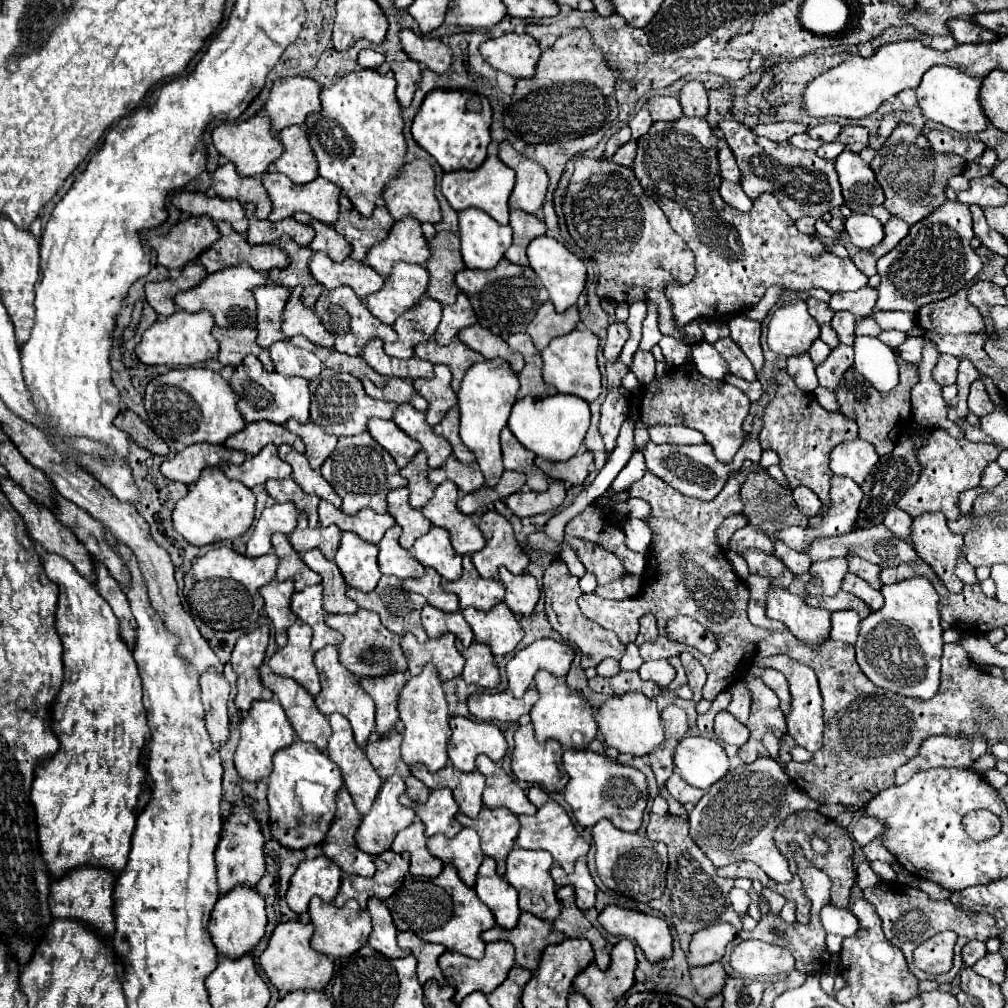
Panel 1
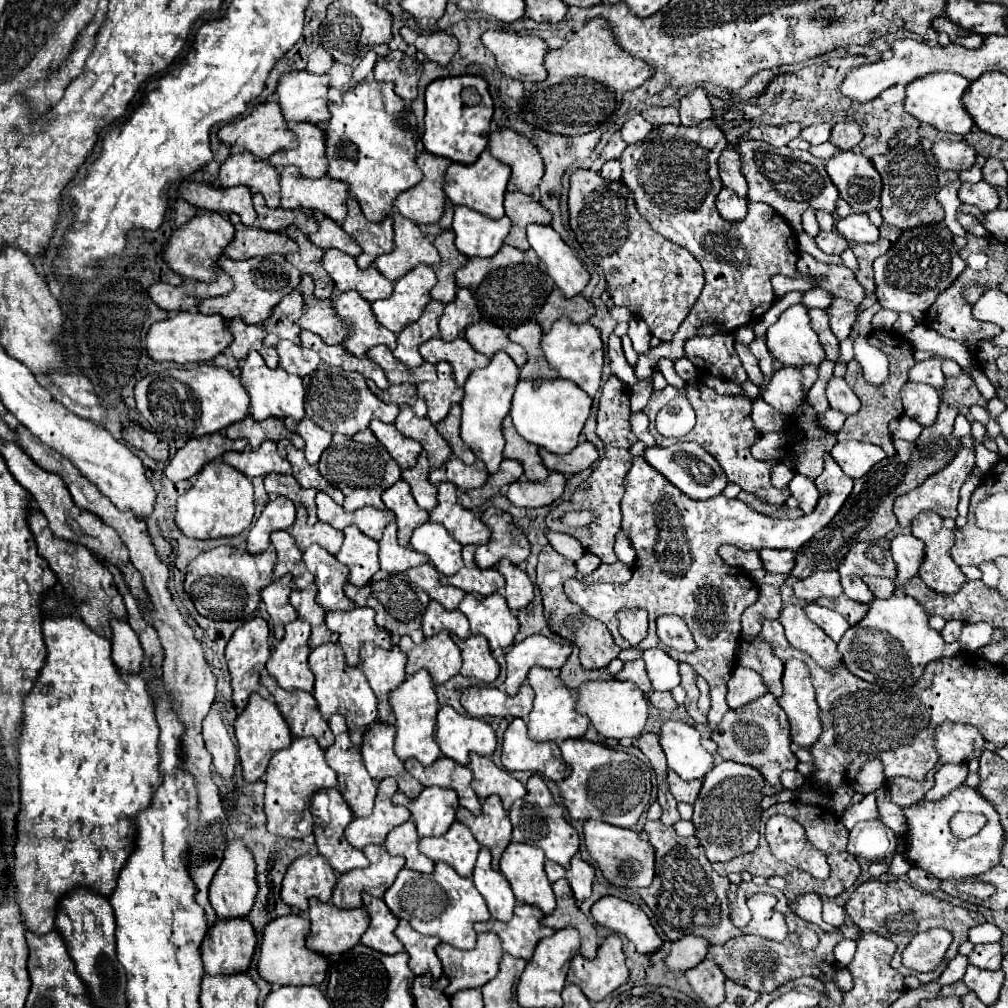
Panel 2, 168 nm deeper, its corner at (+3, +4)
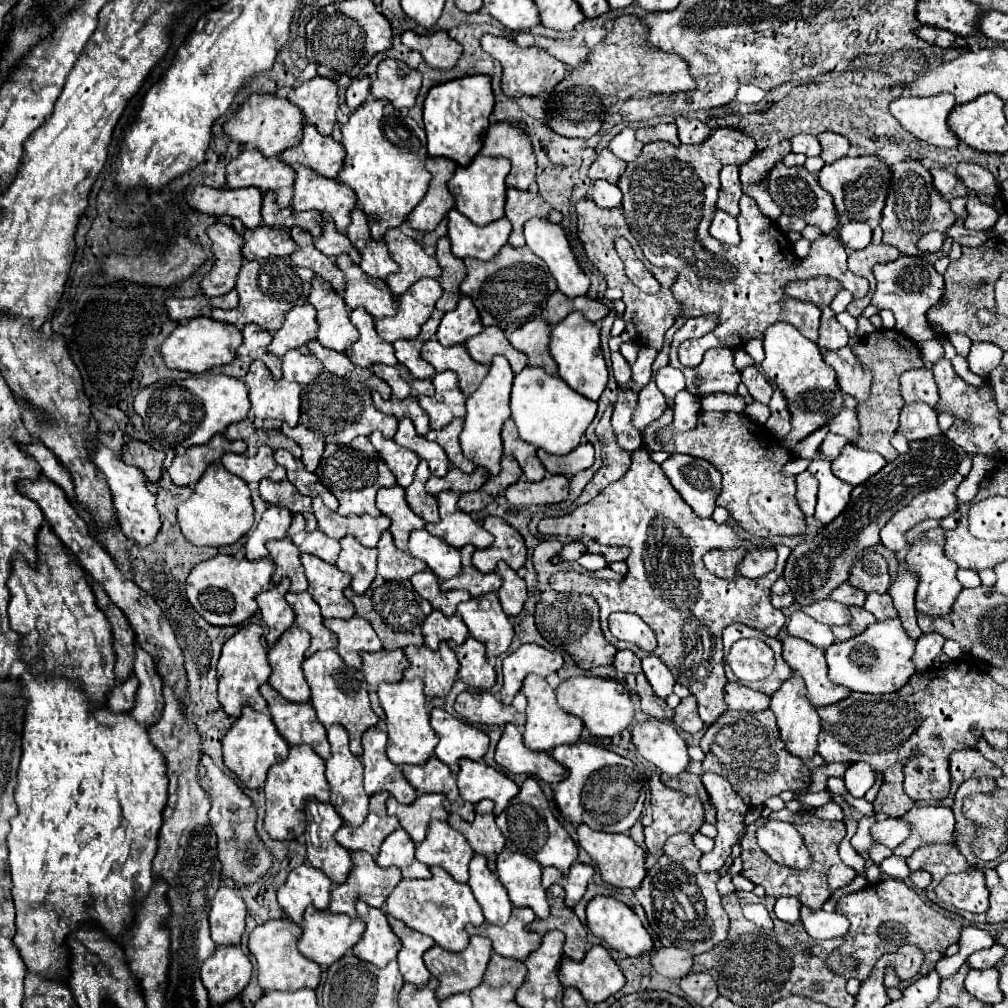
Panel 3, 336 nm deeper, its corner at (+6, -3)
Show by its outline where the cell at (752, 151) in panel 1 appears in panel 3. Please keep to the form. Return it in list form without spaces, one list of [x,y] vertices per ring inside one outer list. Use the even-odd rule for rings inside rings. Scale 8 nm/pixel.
[[[782,161],[776,163],[770,171],[768,177],[764,181],[770,197],[774,199],[774,203],[782,209],[784,215],[794,215],[804,219],[808,225],[816,225],[822,229],[822,233],[830,233],[832,229],[838,227],[836,221],[836,209],[832,203],[832,195],[826,193],[820,183],[818,177],[812,175],[810,171],[806,171],[806,167],[786,167]]]

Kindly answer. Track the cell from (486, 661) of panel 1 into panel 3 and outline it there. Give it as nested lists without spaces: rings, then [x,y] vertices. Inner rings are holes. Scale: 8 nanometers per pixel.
[[[468,637],[462,645],[452,645],[460,661],[458,677],[476,689],[490,689],[496,683],[496,671],[486,659],[486,649],[474,637]]]

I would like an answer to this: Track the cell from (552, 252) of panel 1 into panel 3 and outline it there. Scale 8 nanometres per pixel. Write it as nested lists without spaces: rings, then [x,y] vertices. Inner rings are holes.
[[[530,219],[526,225],[524,225],[524,239],[526,239],[526,245],[530,247],[530,251],[534,255],[538,255],[550,269],[552,277],[556,279],[558,283],[558,289],[568,297],[568,299],[576,299],[580,295],[586,295],[588,293],[588,287],[590,287],[590,279],[580,271],[572,251],[570,251],[570,245],[568,245],[568,239],[562,231],[560,225],[554,225],[546,219]]]

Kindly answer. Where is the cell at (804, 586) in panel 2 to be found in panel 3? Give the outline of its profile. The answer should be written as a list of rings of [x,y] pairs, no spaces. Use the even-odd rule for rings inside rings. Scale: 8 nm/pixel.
[[[826,597],[826,599],[820,599],[820,601],[812,603],[812,605],[806,605],[806,607],[802,607],[802,611],[808,613],[810,617],[814,617],[816,621],[822,621],[822,623],[826,623],[830,627],[850,621],[848,607],[834,601],[832,597]]]

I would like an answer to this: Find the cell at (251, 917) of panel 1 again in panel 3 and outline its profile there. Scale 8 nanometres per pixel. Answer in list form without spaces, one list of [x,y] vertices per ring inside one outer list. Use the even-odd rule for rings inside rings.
[[[218,945],[202,963],[202,983],[208,989],[210,1003],[222,1005],[236,999],[248,985],[252,963],[240,945]]]

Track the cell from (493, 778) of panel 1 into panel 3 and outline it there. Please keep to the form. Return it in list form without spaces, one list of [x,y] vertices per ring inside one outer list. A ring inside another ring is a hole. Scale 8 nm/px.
[[[472,759],[460,761],[458,787],[462,799],[470,803],[478,803],[482,799],[494,801],[494,815],[500,815],[508,801],[518,795],[518,785],[510,777],[486,765],[484,761]]]

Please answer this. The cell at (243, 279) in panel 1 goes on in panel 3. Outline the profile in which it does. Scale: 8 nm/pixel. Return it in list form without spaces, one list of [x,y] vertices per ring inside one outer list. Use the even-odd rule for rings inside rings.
[[[268,257],[268,259],[256,259],[256,261],[244,261],[240,267],[240,273],[236,277],[236,291],[238,291],[238,307],[236,309],[212,309],[210,317],[214,321],[232,323],[236,327],[244,327],[246,323],[254,323],[270,333],[278,331],[282,327],[284,313],[290,307],[302,305],[308,301],[310,293],[310,281],[314,273],[310,269],[296,267],[290,257]]]

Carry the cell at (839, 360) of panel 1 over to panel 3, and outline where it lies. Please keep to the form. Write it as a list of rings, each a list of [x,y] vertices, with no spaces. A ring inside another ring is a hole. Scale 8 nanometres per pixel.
[[[842,405],[840,411],[830,419],[828,427],[830,427],[832,433],[840,433],[840,435],[844,435],[848,441],[854,441],[854,439],[858,437],[858,427],[860,427],[860,423],[858,423],[856,413],[854,413],[852,409],[848,409],[846,405]]]

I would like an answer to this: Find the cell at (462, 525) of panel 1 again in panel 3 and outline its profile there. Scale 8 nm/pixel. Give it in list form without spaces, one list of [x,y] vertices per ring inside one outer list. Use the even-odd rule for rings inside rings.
[[[442,491],[442,493],[438,495],[440,521],[438,521],[438,523],[428,523],[424,529],[426,529],[428,533],[444,539],[446,543],[450,543],[450,545],[456,547],[456,549],[462,549],[464,545],[474,545],[474,547],[478,547],[478,549],[490,547],[490,545],[492,545],[492,535],[490,535],[482,525],[478,525],[468,513],[460,511],[458,505],[456,505],[456,501],[458,501],[458,495],[454,495],[452,491]]]

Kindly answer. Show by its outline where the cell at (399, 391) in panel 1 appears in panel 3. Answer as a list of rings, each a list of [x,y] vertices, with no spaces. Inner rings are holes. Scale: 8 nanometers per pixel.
[[[372,391],[372,399],[374,399],[374,407],[386,415],[394,415],[398,419],[402,417],[410,417],[414,421],[414,427],[418,431],[418,435],[426,435],[430,431],[428,427],[428,415],[426,411],[420,407],[416,397],[406,397],[406,399],[388,399],[384,401],[376,391]]]

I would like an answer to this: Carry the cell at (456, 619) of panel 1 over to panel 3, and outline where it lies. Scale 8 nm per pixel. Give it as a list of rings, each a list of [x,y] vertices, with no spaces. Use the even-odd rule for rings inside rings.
[[[432,611],[422,625],[424,645],[430,649],[438,649],[440,641],[454,641],[462,645],[468,639],[468,629],[458,615],[446,617],[440,611]]]

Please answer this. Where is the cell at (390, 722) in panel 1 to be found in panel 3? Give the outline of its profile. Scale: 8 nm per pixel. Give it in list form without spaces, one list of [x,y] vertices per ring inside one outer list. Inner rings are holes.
[[[382,649],[376,653],[366,653],[362,655],[362,671],[368,681],[368,693],[370,693],[370,703],[374,713],[380,717],[380,725],[384,723],[384,711],[378,703],[378,685],[388,681],[388,683],[398,683],[402,681],[402,673],[408,667],[408,659],[404,657],[402,649]]]

